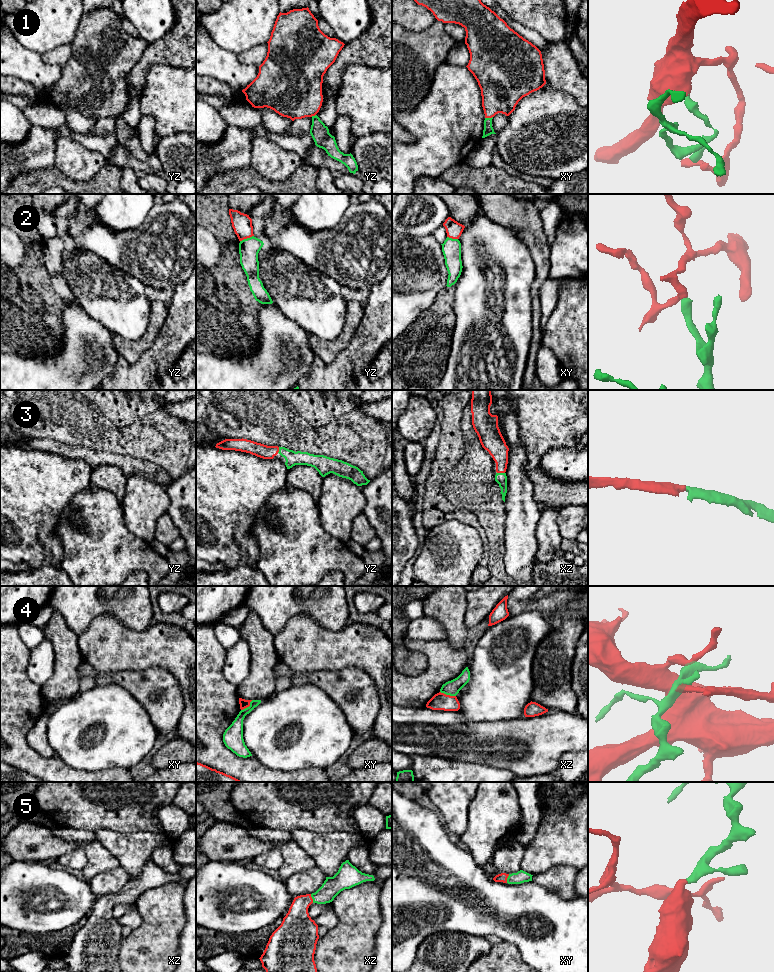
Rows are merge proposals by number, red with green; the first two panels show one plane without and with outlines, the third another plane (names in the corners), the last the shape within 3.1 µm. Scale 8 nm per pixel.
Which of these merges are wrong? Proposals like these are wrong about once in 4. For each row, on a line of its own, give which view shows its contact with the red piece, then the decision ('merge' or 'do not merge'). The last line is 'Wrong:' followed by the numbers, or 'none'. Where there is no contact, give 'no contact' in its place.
1: meets red in xy; merge
2: meets red in yz; do not merge
3: meets red in xz; merge
4: meets red in xz; do not merge
5: meets red in xz; merge
Wrong: 2, 4

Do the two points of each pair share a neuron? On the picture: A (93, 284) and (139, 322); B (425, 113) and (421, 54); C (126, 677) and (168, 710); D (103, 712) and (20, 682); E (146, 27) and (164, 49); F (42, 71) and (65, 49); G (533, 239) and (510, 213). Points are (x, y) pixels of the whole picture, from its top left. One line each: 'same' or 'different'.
A: same
B: different
C: same
D: different
E: different
F: different
G: same

